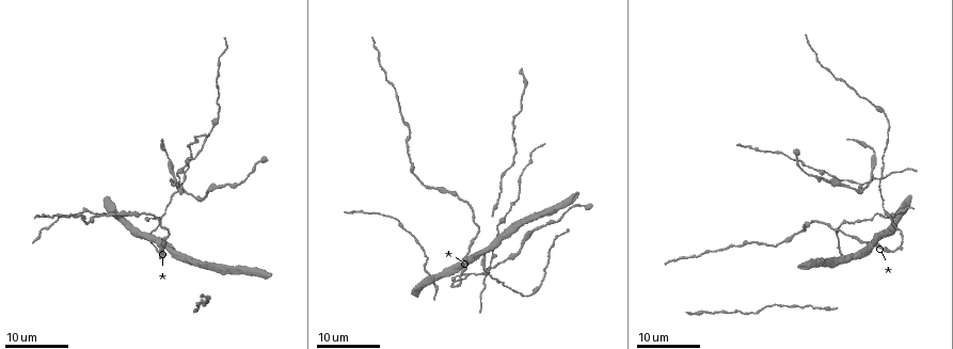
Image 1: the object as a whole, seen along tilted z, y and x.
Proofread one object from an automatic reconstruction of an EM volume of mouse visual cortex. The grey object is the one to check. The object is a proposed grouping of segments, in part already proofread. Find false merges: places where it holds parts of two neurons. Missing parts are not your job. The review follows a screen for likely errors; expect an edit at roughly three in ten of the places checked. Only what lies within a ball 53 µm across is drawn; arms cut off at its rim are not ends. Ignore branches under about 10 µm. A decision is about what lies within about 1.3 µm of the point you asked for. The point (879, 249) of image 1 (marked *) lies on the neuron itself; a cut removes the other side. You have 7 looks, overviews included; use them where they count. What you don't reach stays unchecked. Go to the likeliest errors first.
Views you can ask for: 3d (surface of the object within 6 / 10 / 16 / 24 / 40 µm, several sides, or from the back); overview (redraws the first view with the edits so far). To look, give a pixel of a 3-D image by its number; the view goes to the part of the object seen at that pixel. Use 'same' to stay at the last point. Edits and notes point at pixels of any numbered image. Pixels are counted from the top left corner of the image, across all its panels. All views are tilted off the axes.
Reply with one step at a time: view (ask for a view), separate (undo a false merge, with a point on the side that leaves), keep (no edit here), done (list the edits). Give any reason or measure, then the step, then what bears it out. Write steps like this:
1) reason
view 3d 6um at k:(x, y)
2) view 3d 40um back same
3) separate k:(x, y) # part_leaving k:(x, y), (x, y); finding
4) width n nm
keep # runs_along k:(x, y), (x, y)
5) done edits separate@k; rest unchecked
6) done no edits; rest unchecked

four or more arms meet
view 3d 24um at 1:(872, 178)

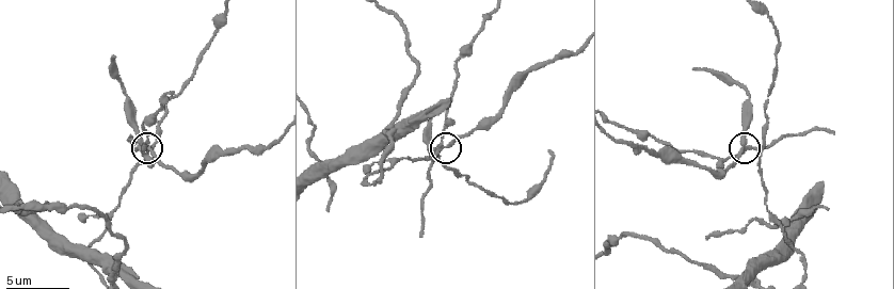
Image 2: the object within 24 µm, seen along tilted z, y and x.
zoom in
view 3d 6um at 2:(443, 144)

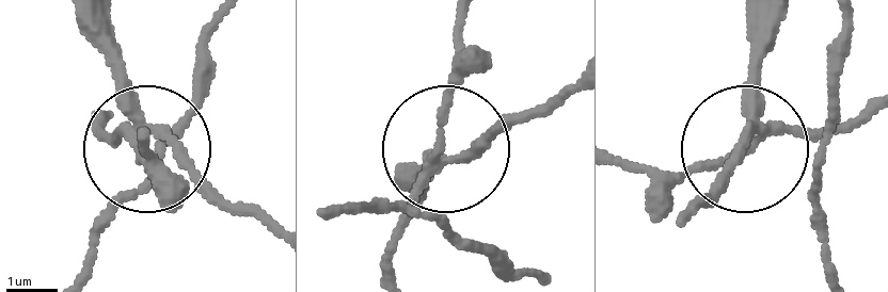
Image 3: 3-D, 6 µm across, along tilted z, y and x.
width 210 nm
separate 3:(192, 173) # part_leaving 3:(758, 132), (692, 210); two neurons meet here

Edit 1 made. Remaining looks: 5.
view overview

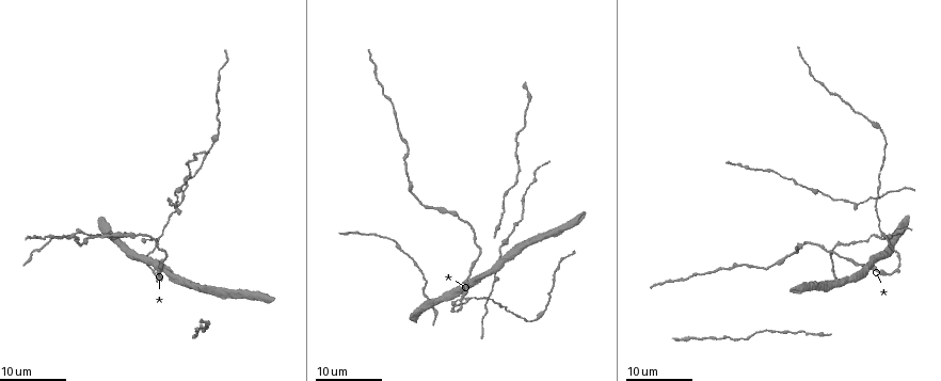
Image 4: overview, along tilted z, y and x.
side arm on a straight run
view 3d 16um at 4:(157, 236)

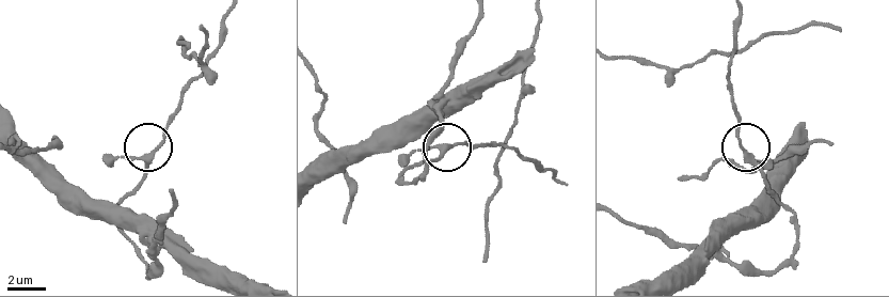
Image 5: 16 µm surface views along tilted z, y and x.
closer look
view 3d 10um at 5:(744, 150)

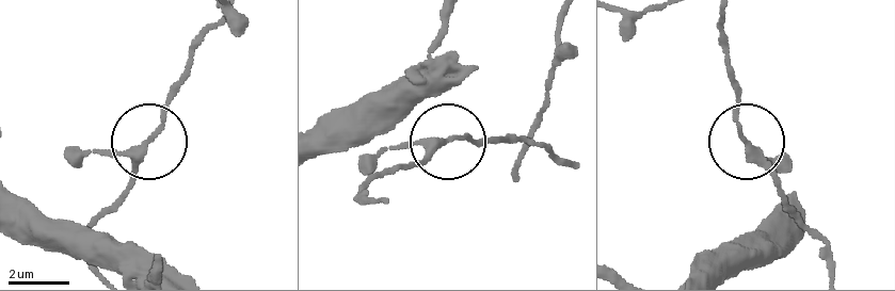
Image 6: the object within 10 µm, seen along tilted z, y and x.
view 3d 6um at 6:(147, 143)

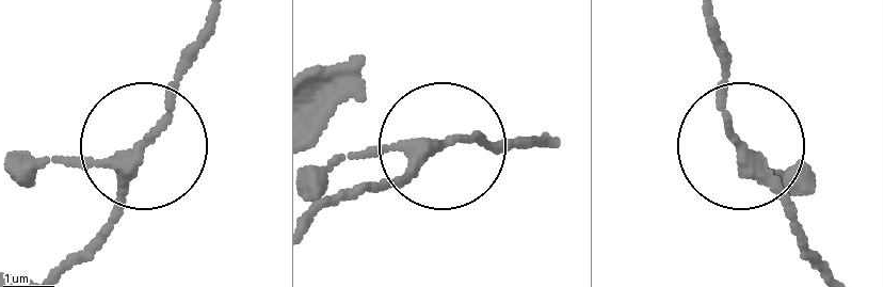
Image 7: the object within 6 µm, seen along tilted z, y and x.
arms 3
keep # runs_along 7:(71, 265), (114, 210), (127, 155), (207, 40); one neuron here

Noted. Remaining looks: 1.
three arms meet
view 3d 6um at 2:(401, 124)

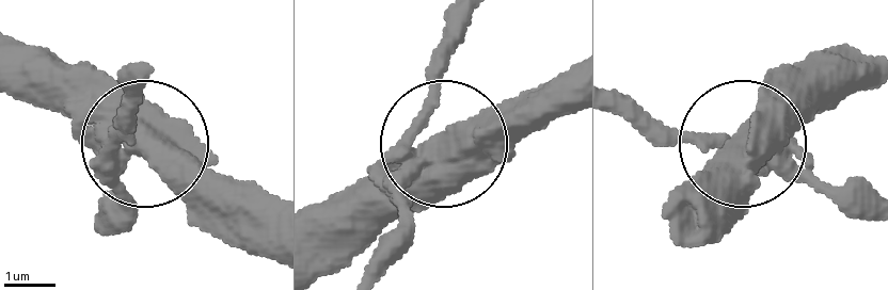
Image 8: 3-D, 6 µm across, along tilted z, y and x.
width 490 nm
separate 8:(67, 93) # two neurons meet here

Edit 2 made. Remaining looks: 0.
done edits separate@3, separate@8; rest unchecked

